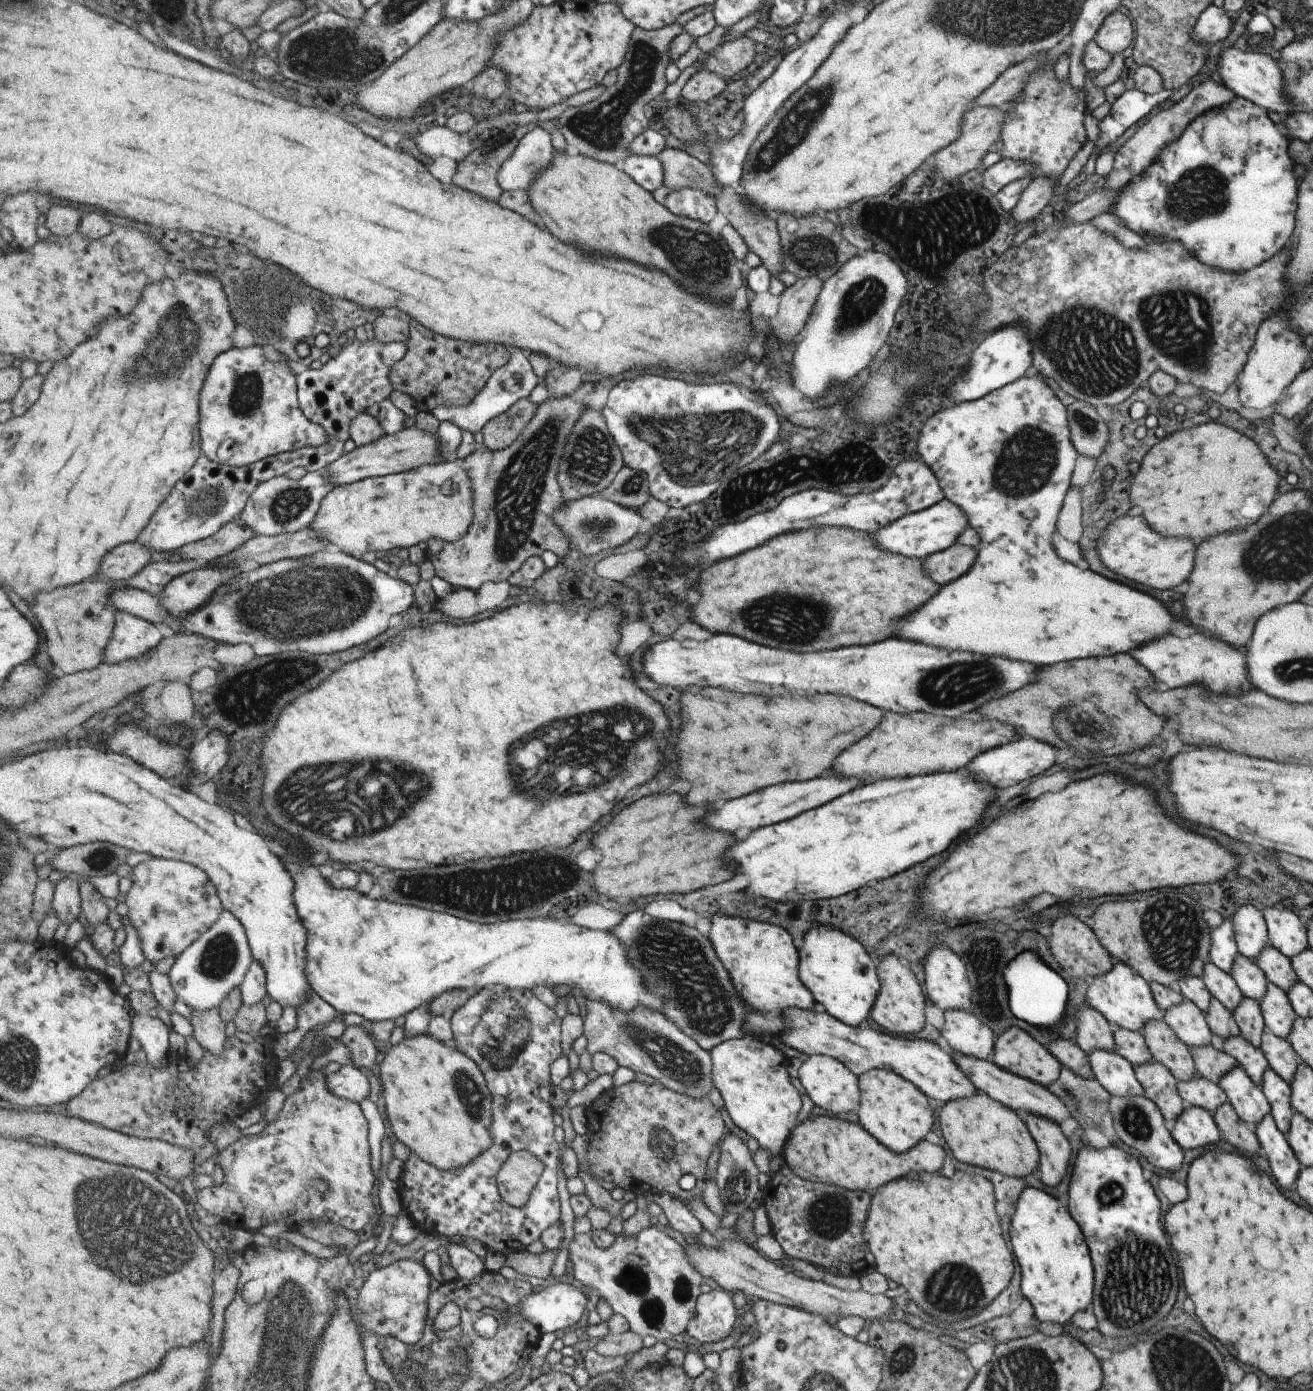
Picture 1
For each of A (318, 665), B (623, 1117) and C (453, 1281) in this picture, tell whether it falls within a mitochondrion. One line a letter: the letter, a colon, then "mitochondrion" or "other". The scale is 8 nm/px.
A: mitochondrion
B: other
C: other

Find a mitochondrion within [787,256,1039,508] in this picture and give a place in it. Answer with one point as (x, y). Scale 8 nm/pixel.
(864, 299)

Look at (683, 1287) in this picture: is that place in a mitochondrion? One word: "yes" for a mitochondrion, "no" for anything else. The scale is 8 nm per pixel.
yes

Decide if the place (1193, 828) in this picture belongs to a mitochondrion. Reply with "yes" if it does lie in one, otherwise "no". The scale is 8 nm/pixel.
no

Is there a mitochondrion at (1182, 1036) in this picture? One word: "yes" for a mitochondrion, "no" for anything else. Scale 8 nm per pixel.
no

